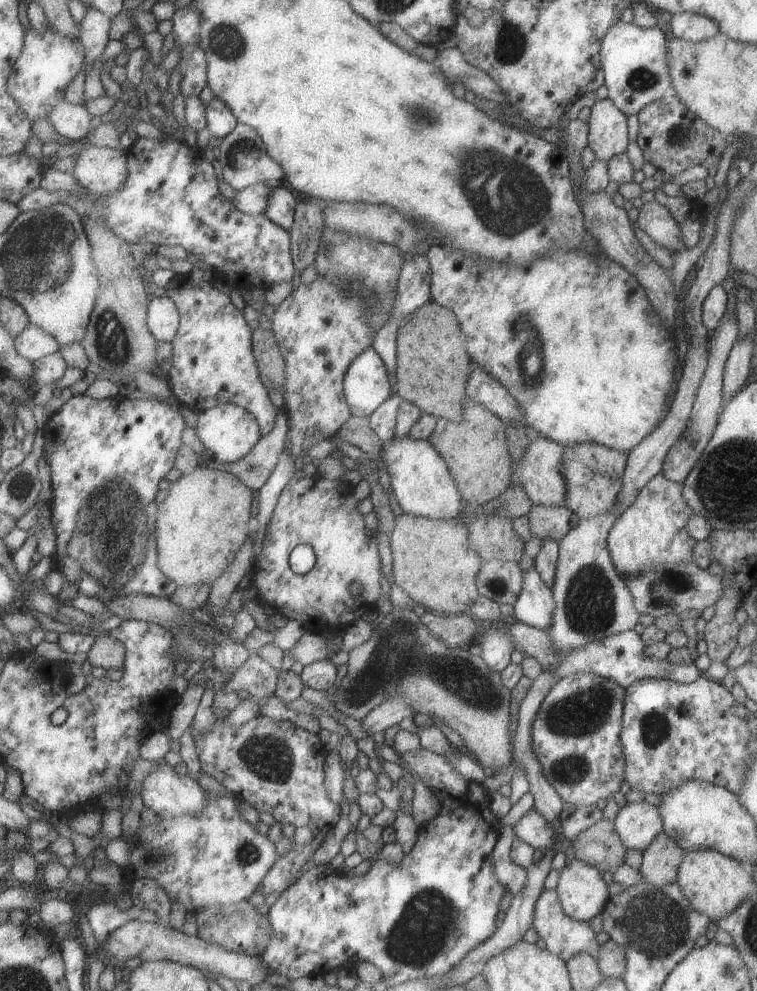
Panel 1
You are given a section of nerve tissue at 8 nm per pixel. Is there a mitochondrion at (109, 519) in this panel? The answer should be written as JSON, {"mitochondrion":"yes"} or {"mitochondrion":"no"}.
{"mitochondrion":"yes"}

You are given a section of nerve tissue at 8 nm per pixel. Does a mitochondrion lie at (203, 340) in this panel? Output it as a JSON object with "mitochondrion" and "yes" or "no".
{"mitochondrion":"yes"}

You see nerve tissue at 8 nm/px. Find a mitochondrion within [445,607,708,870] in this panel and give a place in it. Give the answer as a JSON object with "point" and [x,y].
{"point":[585,711]}

